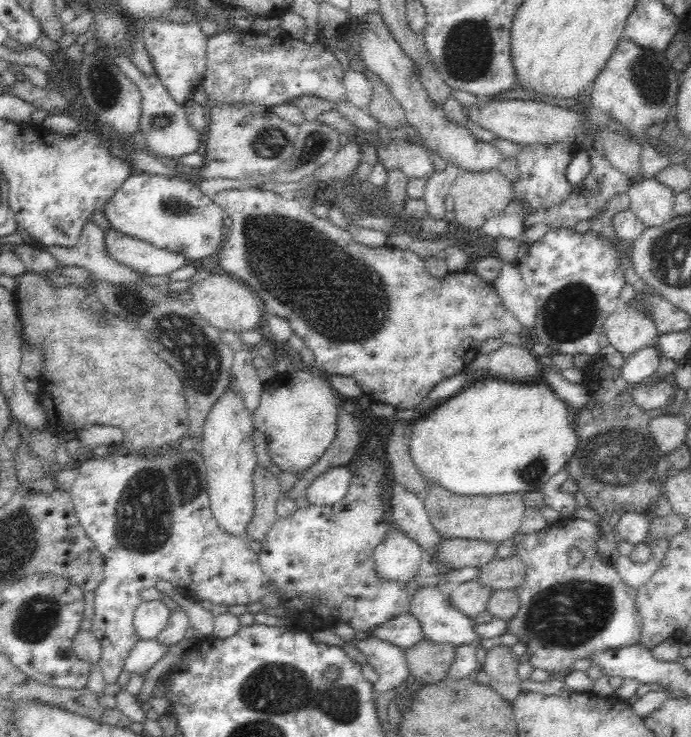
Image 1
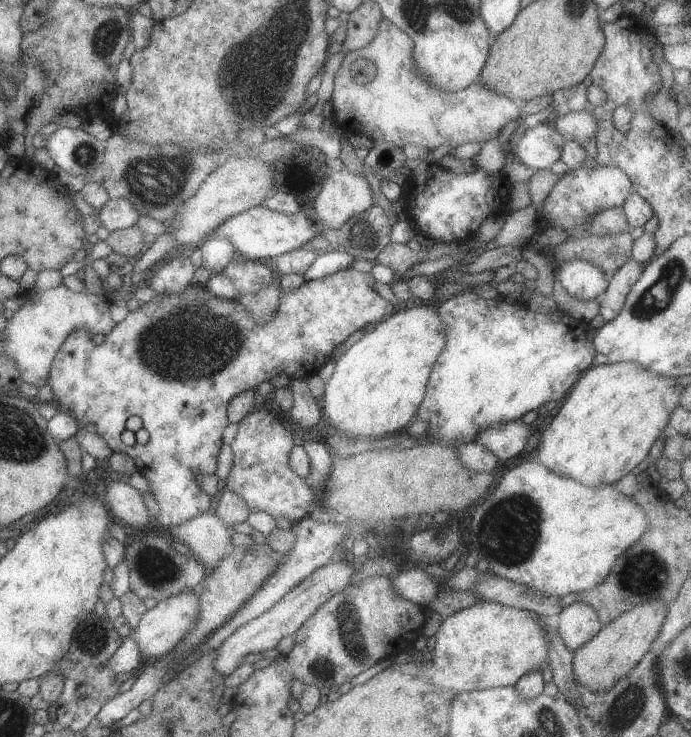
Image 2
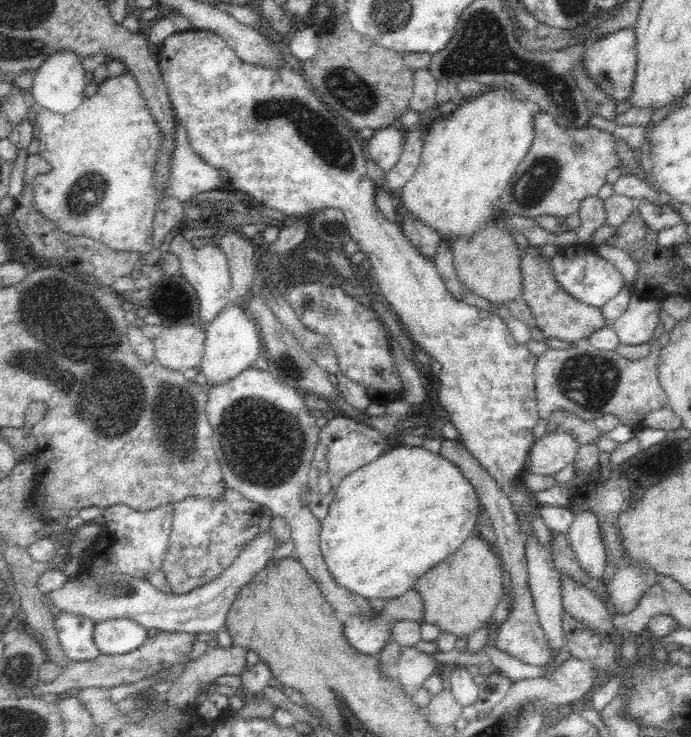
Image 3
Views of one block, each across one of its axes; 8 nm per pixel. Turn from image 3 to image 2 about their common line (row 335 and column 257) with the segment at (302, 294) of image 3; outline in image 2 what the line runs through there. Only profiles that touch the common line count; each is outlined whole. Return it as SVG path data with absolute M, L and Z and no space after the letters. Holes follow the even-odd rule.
M347 267L329 276L319 278L319 280L304 280L301 286L293 290L283 290L283 288L279 287L279 306L275 310L275 316L269 322L261 324L261 326L251 318L251 314L245 310L245 307L238 300L221 300L221 298L210 294L205 286L193 286L190 284L185 290L181 290L181 294L159 293L153 300L141 304L134 311L129 311L125 318L118 324L115 324L113 330L104 336L105 339L99 345L91 346L89 344L89 340L85 338L85 330L69 332L67 338L63 340L61 346L57 349L55 358L53 358L53 362L51 363L48 385L51 387L52 394L57 398L57 402L63 408L67 408L79 427L84 427L89 423L95 424L96 433L105 440L105 444L109 446L113 453L121 452L121 454L129 456L133 460L139 474L149 483L149 490L151 490L151 494L157 504L158 512L153 523L159 527L175 526L194 516L206 513L209 510L209 506L211 506L210 495L205 494L197 486L195 476L197 474L215 474L217 452L219 452L219 448L222 445L221 432L223 432L223 428L228 424L226 408L229 400L237 396L239 392L255 391L261 382L270 380L279 373L285 374L290 380L301 380L310 375L317 375L319 370L332 358L334 351L344 342L347 336L355 332L355 330L362 329L370 324L377 324L382 319L392 315L393 305L384 298L381 298L379 293L373 290L373 282L375 282L375 279L371 277L370 273L362 273L351 267ZM129 416L137 416L137 418L141 419L142 428L148 433L148 440L145 444L134 443L132 446L128 446L121 442L119 436L125 429L125 422Z

